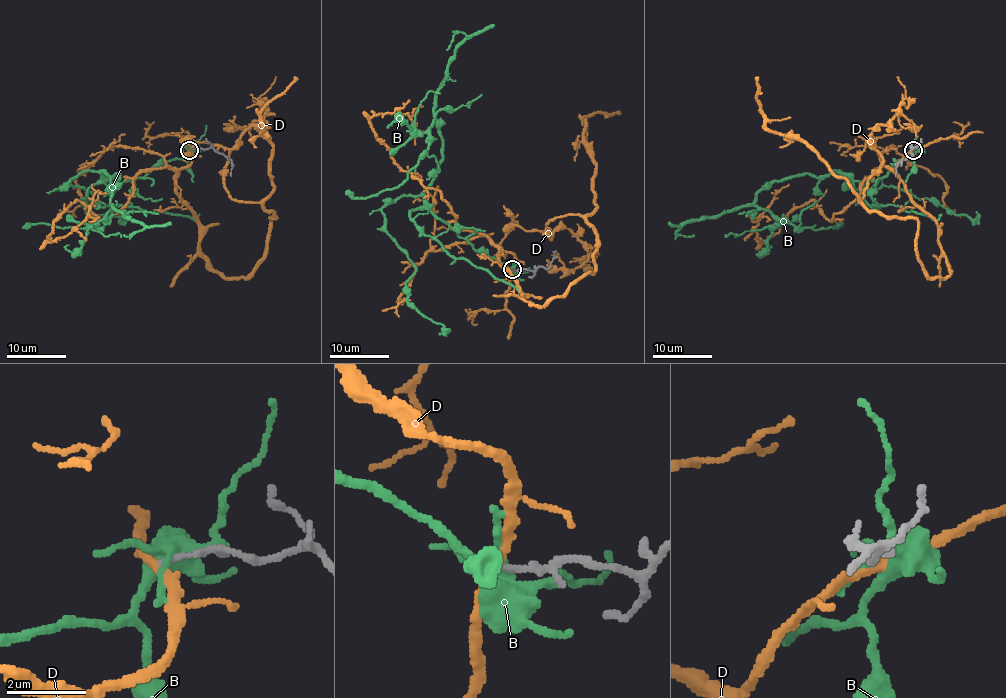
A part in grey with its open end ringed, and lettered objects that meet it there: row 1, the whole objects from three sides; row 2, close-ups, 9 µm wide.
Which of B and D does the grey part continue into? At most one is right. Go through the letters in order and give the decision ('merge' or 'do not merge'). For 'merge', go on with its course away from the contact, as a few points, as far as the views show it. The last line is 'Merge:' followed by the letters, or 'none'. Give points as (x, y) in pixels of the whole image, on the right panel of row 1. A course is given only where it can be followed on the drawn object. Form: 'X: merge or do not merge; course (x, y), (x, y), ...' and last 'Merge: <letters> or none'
B: do not merge
D: do not merge
Merge: none

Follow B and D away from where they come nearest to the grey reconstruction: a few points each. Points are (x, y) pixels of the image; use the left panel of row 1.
B: (190, 148), (181, 159), (158, 161), (143, 176), (116, 185), (103, 172), (119, 175), (98, 228), (23, 227)
D: (189, 150), (177, 194), (202, 256), (245, 277), (273, 213), (224, 185), (264, 114), (235, 116)

